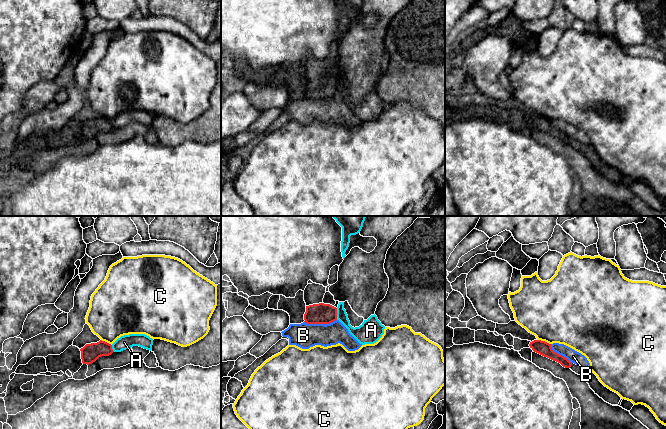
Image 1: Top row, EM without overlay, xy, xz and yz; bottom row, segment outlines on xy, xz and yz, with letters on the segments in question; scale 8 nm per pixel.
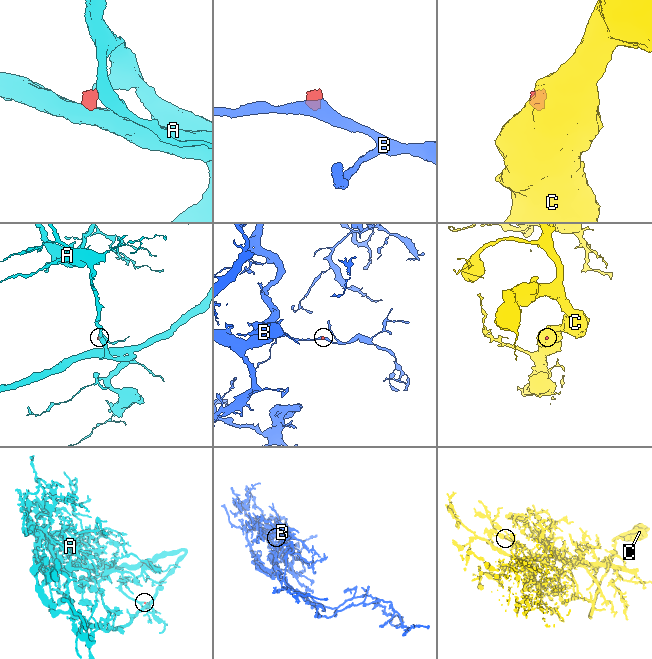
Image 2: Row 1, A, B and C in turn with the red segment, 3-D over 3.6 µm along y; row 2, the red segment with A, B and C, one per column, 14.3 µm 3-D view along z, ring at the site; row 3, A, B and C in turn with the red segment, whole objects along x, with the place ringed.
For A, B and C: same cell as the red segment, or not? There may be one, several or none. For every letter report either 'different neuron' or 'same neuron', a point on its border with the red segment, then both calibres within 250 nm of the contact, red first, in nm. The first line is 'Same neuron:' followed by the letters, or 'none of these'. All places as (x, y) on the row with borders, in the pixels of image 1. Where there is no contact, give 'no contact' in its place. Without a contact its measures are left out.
Same neuron: none of these
A: different neuron; meets red in xz at (336, 314); 170 nm thick on the red side, 120 nm on the other
B: different neuron; meets red in xz at (320, 323); 170 nm thick on the red side, 200 nm on the other
C: different neuron; meets red in yz at (544, 341); 120 nm thick on the red side, 500 nm on the other

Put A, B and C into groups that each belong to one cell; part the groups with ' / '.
A / B / C

